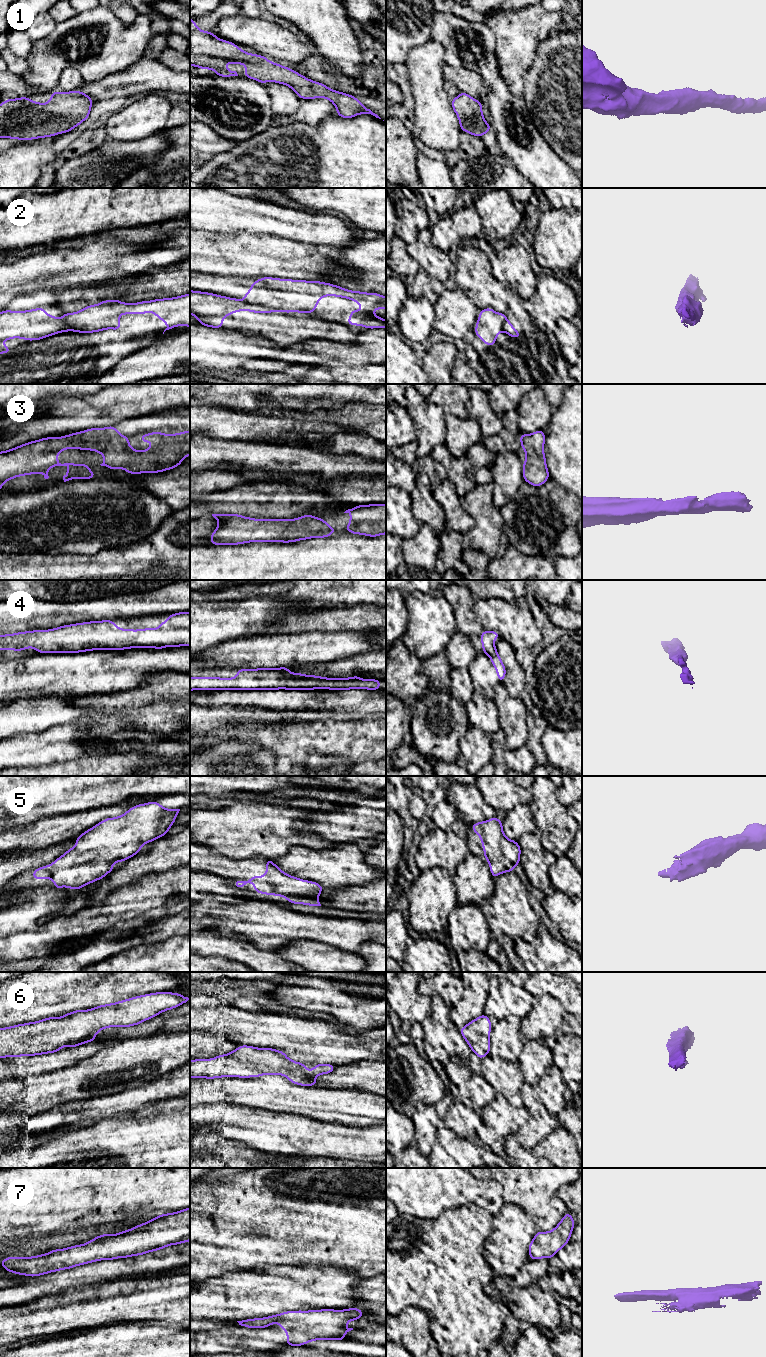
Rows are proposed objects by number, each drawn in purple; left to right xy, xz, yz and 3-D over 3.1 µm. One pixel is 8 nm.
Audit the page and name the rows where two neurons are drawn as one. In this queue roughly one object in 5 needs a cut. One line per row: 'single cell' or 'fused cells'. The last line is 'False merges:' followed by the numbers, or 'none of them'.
1: single cell
2: fused cells
3: single cell
4: single cell
5: single cell
6: single cell
7: single cell
False merges: 2

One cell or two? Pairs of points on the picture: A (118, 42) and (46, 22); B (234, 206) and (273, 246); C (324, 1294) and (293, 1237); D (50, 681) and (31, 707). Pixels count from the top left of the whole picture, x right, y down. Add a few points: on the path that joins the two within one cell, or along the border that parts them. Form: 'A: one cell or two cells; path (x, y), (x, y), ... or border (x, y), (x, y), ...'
A: two cells; border (56, 23), (49, 33)
B: two cells; border (238, 231), (253, 234), (269, 234), (284, 238)
C: two cells; border (310, 1264), (333, 1267)
D: two cells; border (62, 694), (45, 694), (18, 698), (16, 700)

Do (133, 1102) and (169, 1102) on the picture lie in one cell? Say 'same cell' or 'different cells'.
same cell

